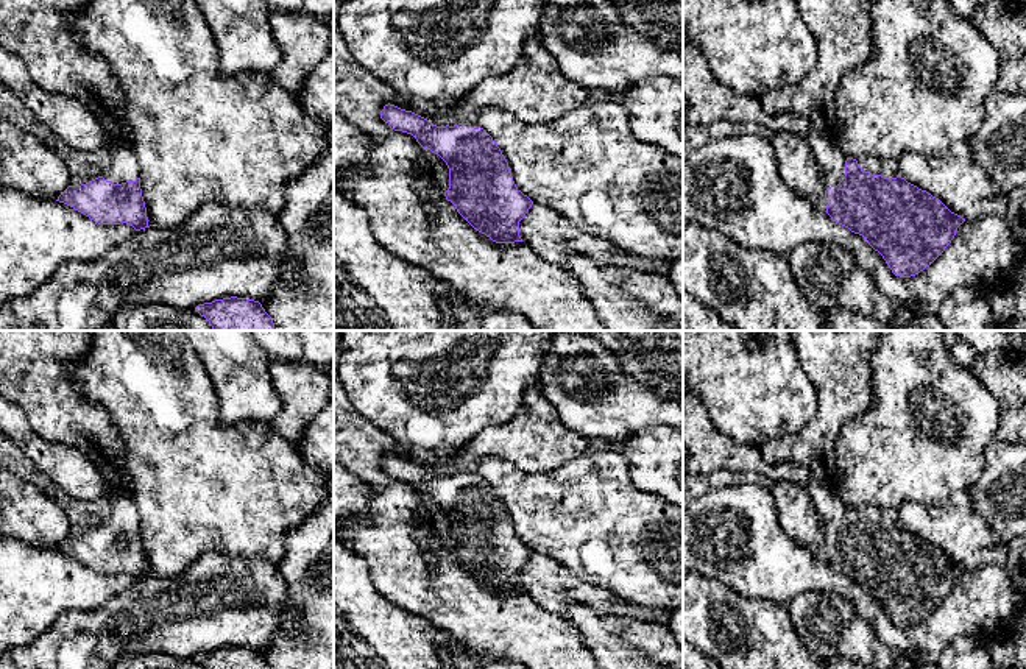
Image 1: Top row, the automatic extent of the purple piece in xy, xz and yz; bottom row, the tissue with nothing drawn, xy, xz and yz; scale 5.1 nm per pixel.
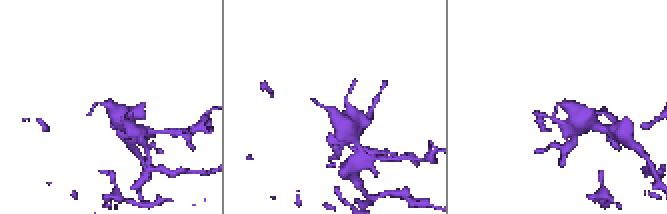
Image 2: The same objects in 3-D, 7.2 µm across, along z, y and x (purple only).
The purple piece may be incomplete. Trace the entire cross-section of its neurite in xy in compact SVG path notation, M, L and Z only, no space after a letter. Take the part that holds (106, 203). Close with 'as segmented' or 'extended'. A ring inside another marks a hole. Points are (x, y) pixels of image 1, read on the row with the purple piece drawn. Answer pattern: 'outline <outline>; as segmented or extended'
outline M0 47L0 78L67 147L80 151L106 150L111 154L112 164L108 173L81 186L69 186L56 201L73 207L98 225L126 223L136 231L150 228L140 189L140 167L133 148L109 140L95 114L78 100L41 89L28 75L23 61L3 47Z; extended

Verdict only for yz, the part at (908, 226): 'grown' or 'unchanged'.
grown

